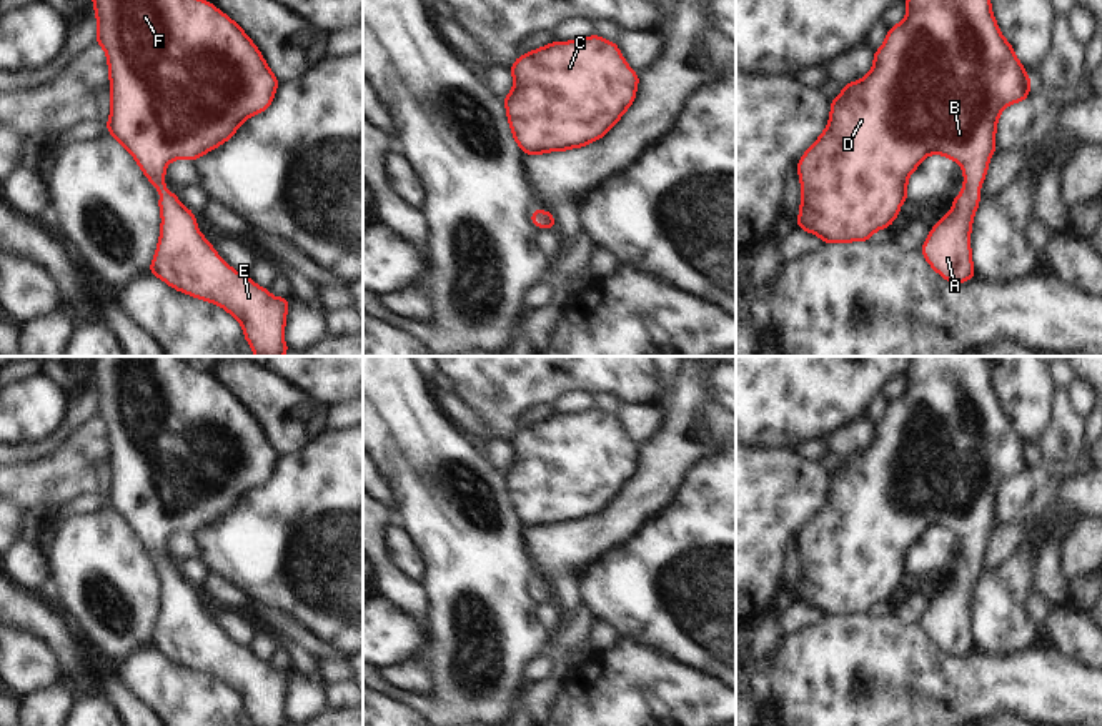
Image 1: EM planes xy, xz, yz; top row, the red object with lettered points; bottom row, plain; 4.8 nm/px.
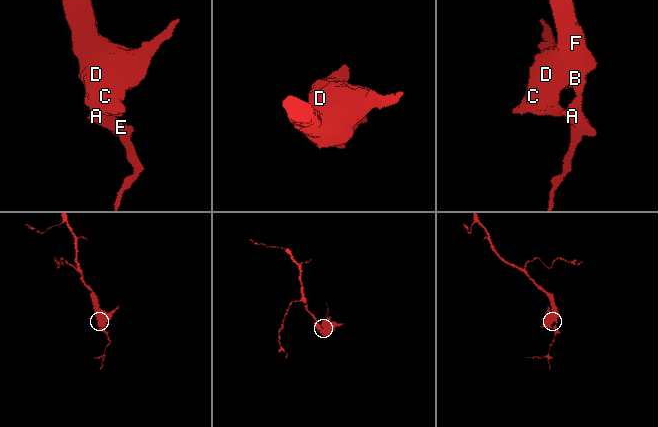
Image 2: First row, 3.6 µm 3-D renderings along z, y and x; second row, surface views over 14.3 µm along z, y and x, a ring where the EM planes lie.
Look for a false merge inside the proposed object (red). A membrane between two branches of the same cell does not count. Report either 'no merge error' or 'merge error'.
no merge error

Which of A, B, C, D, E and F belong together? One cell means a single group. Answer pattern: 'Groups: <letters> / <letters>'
Groups: A B C D E F

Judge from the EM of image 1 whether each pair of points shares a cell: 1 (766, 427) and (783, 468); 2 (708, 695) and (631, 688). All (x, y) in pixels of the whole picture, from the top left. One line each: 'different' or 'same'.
1: different
2: same

